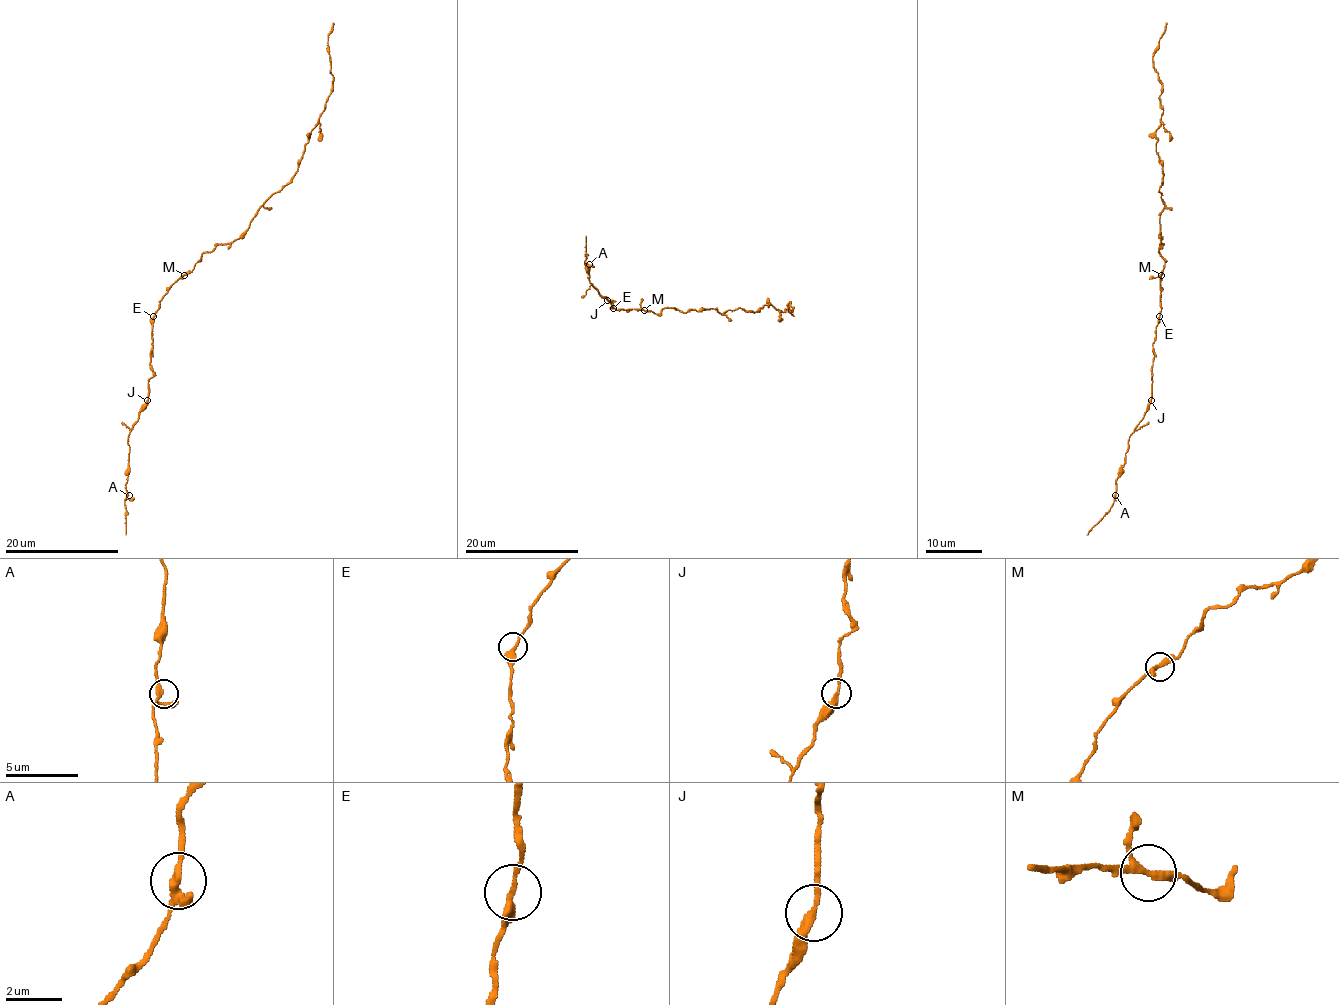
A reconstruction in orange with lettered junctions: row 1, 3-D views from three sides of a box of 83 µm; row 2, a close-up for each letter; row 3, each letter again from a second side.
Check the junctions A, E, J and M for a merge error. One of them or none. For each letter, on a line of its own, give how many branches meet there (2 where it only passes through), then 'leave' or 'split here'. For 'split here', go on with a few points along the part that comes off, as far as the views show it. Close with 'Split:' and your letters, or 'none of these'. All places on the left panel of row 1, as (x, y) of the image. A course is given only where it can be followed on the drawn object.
A: 3 branches meet; leave
E: 2 branches meet; leave
J: 2 branches meet; leave
M: 3 branches meet; leave
Split: none of these

